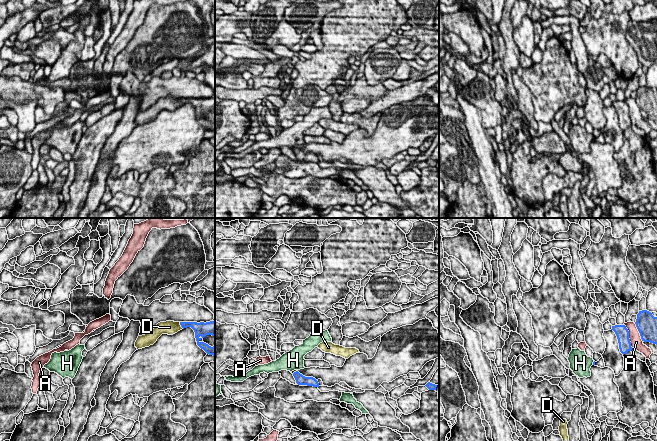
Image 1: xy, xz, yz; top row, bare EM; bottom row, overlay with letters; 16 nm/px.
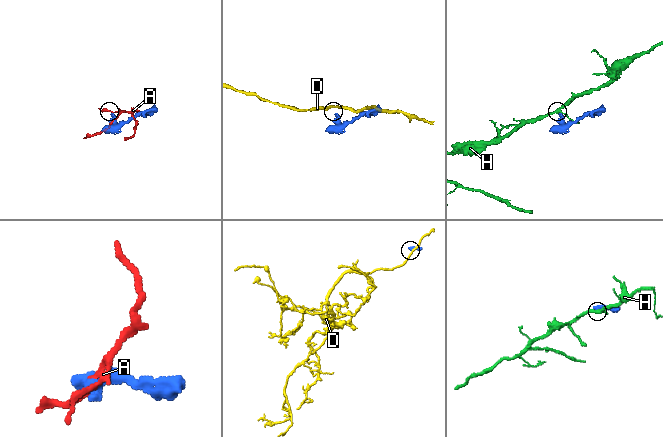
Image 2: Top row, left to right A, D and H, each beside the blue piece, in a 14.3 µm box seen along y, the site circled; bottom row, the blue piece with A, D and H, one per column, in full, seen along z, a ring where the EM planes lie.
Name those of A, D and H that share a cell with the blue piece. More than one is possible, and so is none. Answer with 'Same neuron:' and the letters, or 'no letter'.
Same neuron: no letter

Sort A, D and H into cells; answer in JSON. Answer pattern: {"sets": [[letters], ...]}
{"sets": [["A"], ["D"], ["H"]]}

